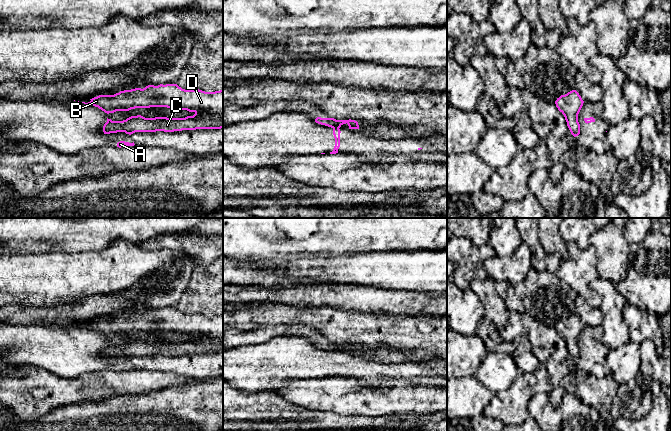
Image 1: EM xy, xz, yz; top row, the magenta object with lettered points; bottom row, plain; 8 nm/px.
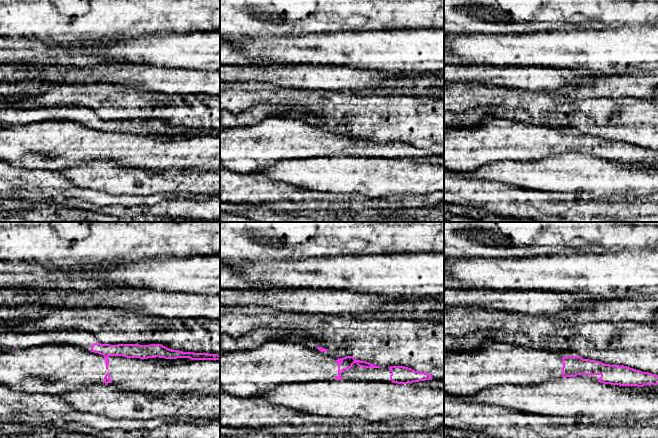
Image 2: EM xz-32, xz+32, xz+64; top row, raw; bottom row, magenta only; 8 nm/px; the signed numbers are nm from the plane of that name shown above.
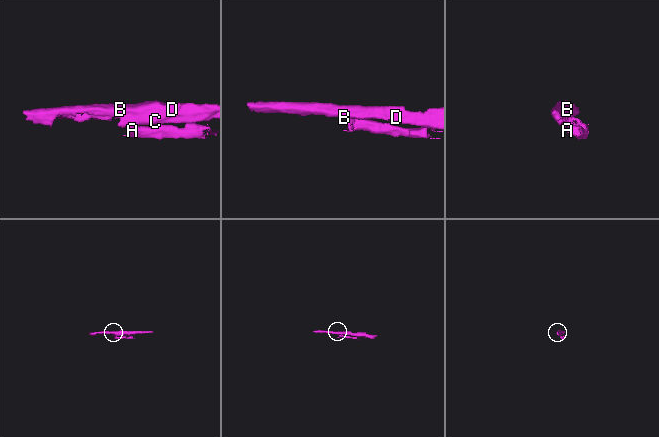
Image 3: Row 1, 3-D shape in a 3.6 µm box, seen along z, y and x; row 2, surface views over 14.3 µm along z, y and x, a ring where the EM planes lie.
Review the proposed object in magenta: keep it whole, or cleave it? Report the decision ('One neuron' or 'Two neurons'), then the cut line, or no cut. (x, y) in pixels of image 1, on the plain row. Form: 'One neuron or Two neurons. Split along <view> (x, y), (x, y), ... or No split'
Two neurons. Split along xz (331, 350), (339, 351)

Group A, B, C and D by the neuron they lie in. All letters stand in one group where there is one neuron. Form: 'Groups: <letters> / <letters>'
Groups: A / B C D

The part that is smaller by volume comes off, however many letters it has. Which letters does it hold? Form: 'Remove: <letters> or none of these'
Remove: A

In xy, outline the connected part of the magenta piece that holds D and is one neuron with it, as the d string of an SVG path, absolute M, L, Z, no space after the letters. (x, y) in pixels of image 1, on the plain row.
M160 308L158 310L148 309L143 313L135 312L131 314L124 314L114 319L99 319L90 324L91 325L88 327L81 327L98 331L107 338L114 337L116 335L129 335L135 332L150 331L175 332L195 337L193 340L187 340L185 342L145 342L141 339L137 339L131 340L123 345L112 345L109 343L103 350L104 358L125 356L126 358L131 359L135 356L174 356L182 354L223 352L223 314L205 316L199 313L185 314L177 308Z

